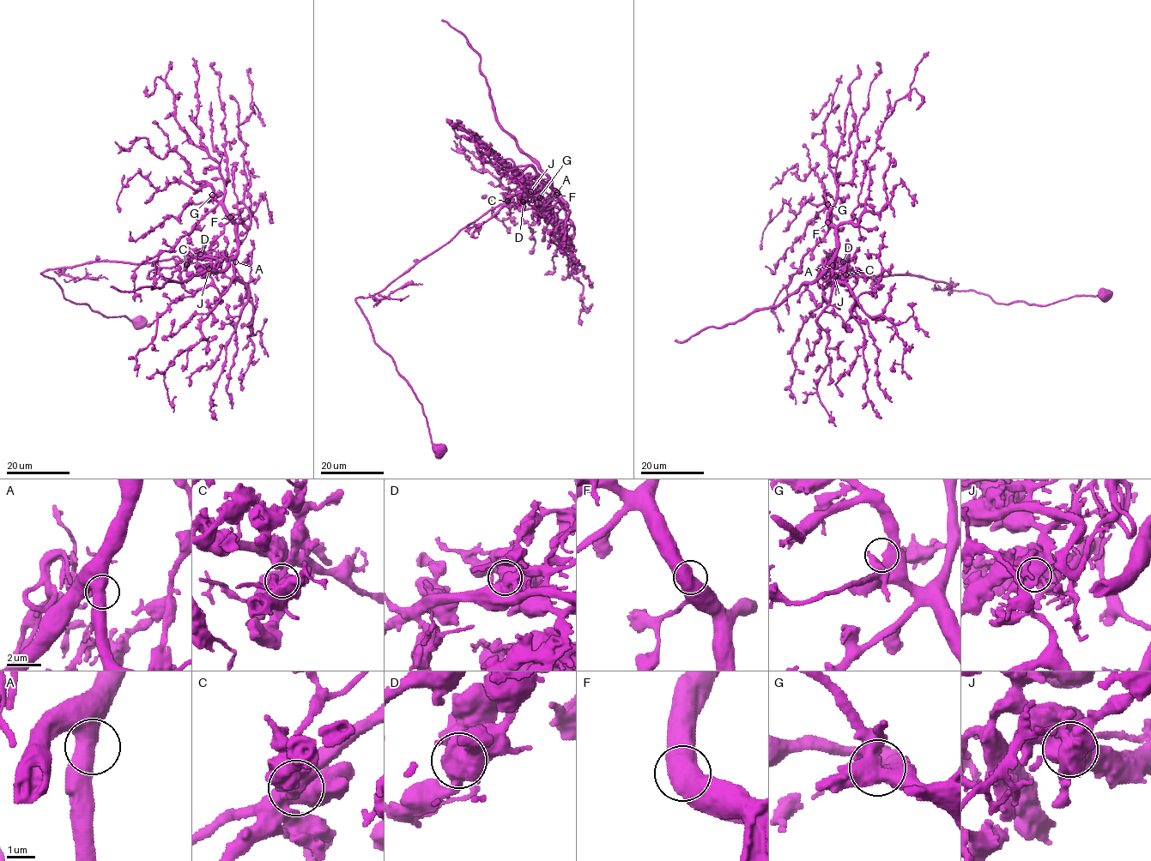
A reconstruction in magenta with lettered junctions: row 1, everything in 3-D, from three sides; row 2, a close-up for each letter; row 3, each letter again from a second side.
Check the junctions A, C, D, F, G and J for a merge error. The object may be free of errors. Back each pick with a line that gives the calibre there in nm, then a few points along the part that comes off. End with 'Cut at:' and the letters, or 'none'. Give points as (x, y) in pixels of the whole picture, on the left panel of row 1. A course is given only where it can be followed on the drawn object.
J: calibre 750 nm; course (209, 268), (205, 255), (196, 255), (136, 264), (99, 261), (41, 273), (65, 298), (103, 316), (144, 324)
Cut at: J

